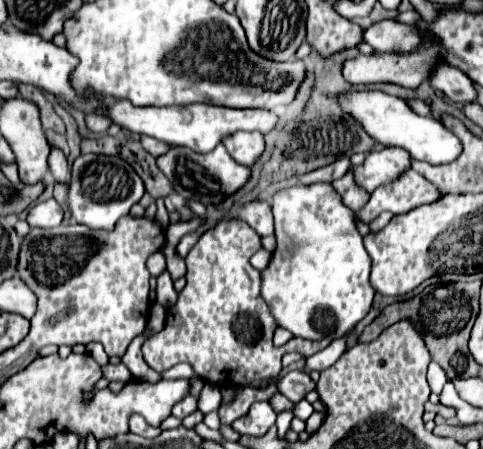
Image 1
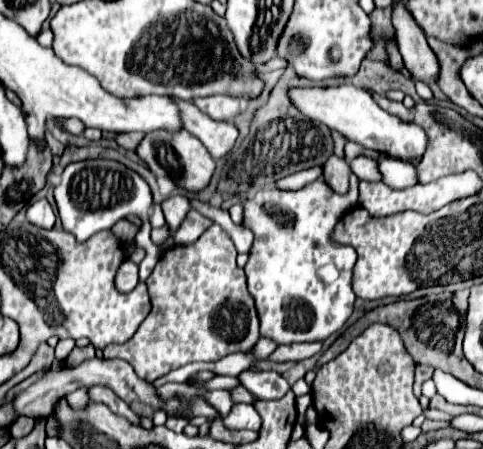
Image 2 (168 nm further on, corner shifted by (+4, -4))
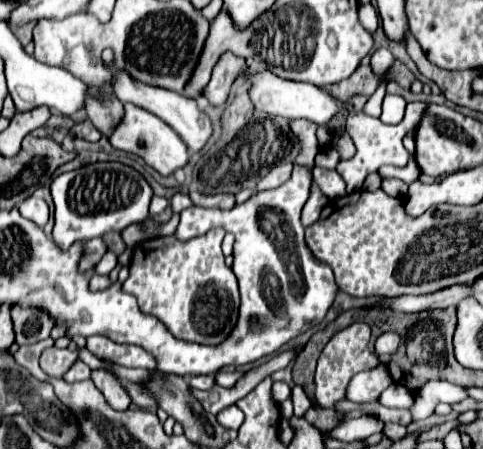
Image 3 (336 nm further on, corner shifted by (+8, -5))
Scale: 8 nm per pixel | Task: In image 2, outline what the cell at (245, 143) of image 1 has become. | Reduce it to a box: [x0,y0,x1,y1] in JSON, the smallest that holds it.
[172,96,238,158]

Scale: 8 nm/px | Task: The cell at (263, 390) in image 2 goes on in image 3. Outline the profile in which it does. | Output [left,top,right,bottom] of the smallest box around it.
[216,371,246,387]

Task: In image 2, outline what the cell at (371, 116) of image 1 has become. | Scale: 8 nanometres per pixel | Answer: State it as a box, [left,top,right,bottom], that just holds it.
[288,84,426,160]

